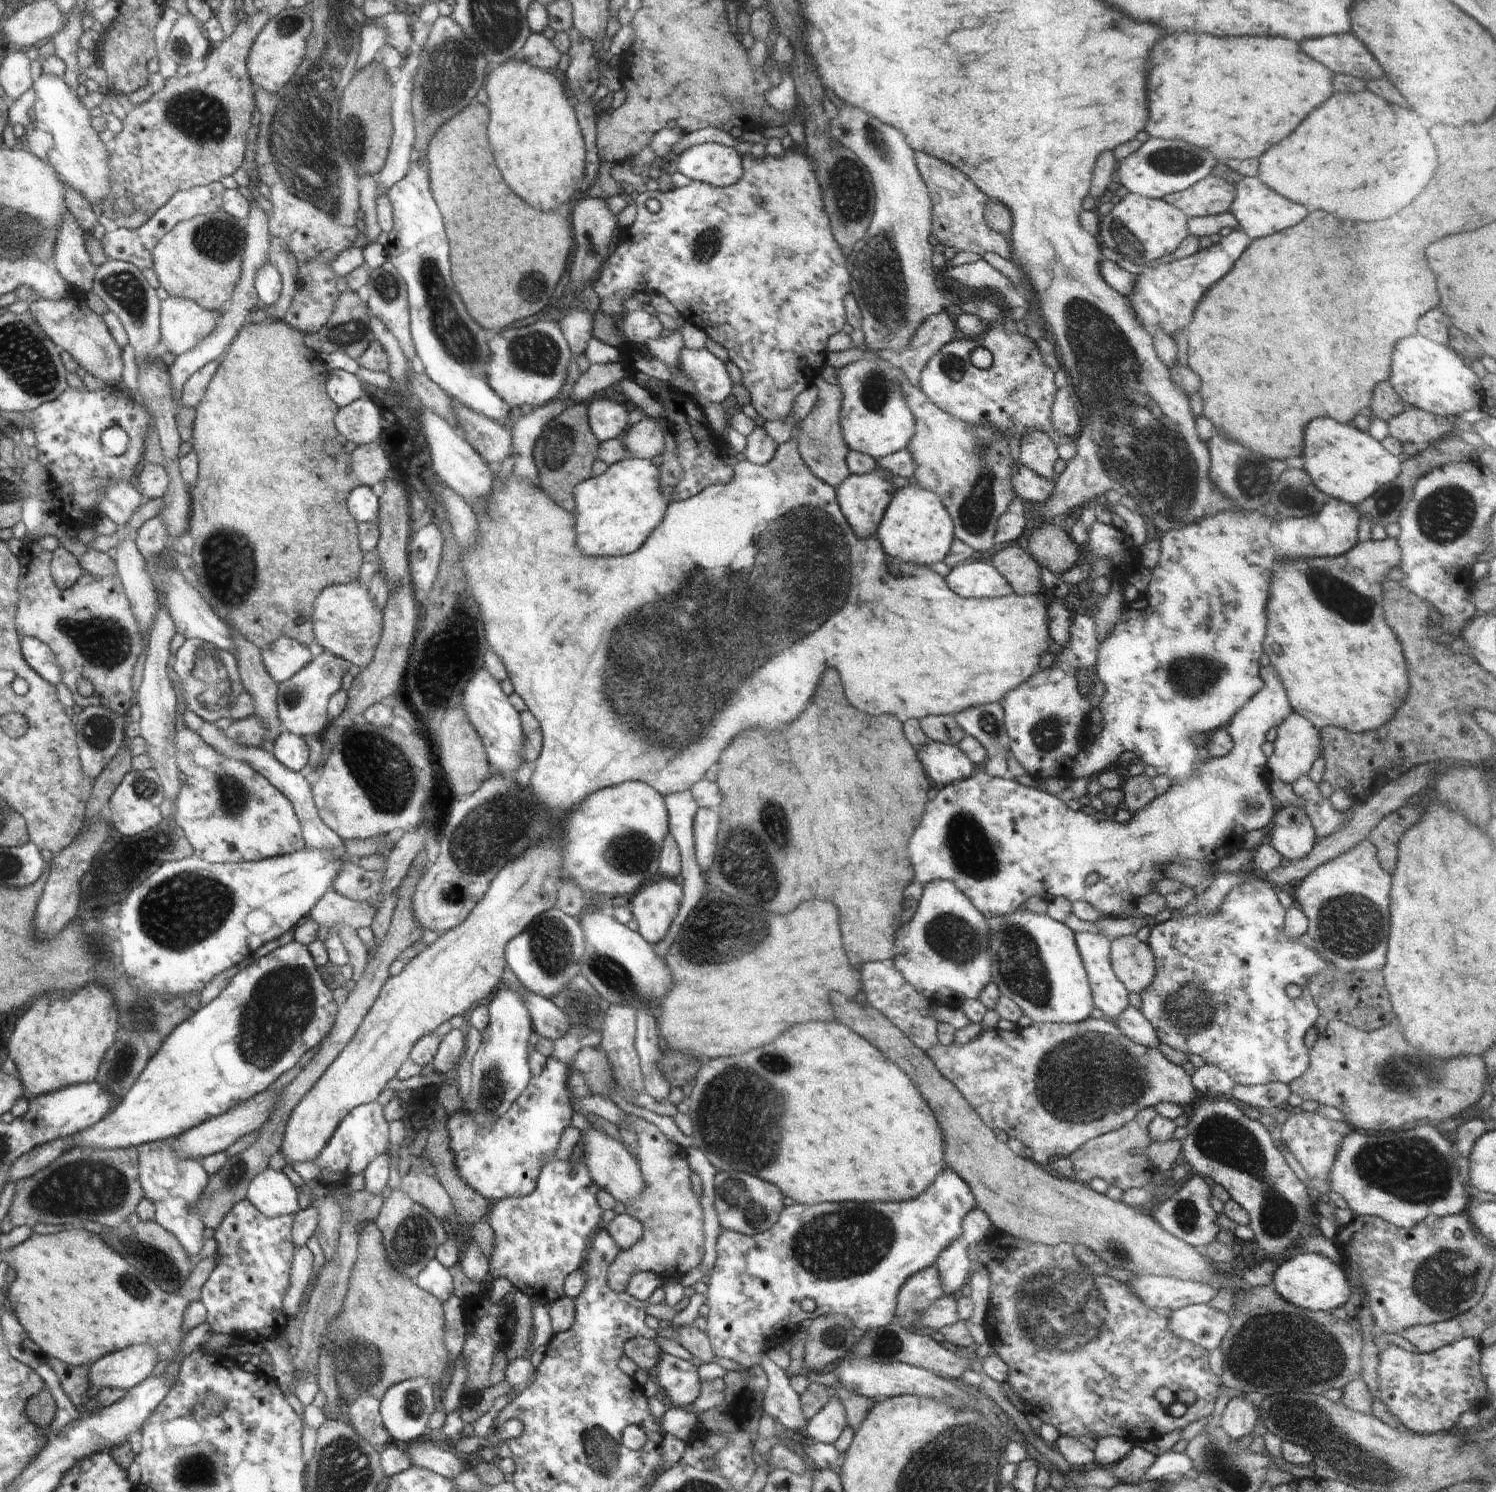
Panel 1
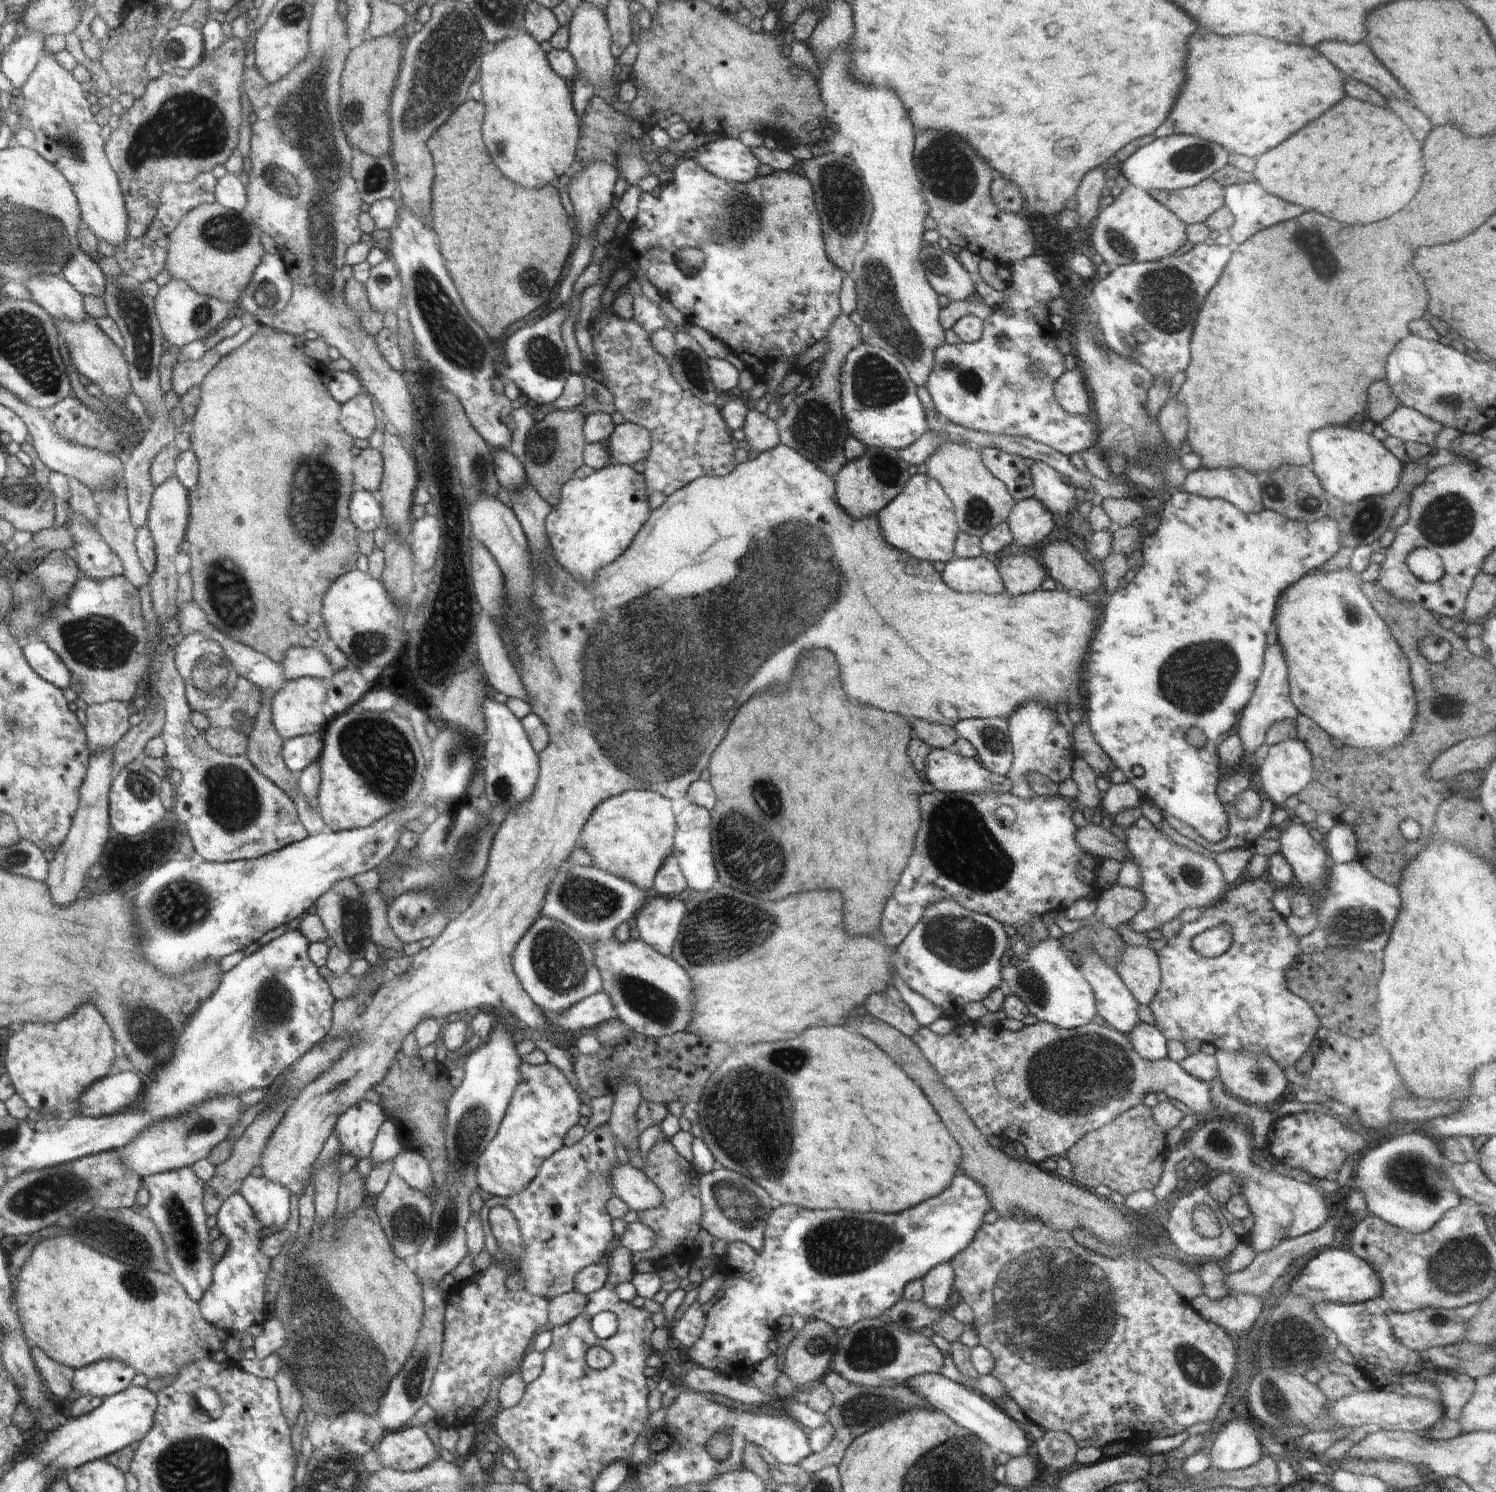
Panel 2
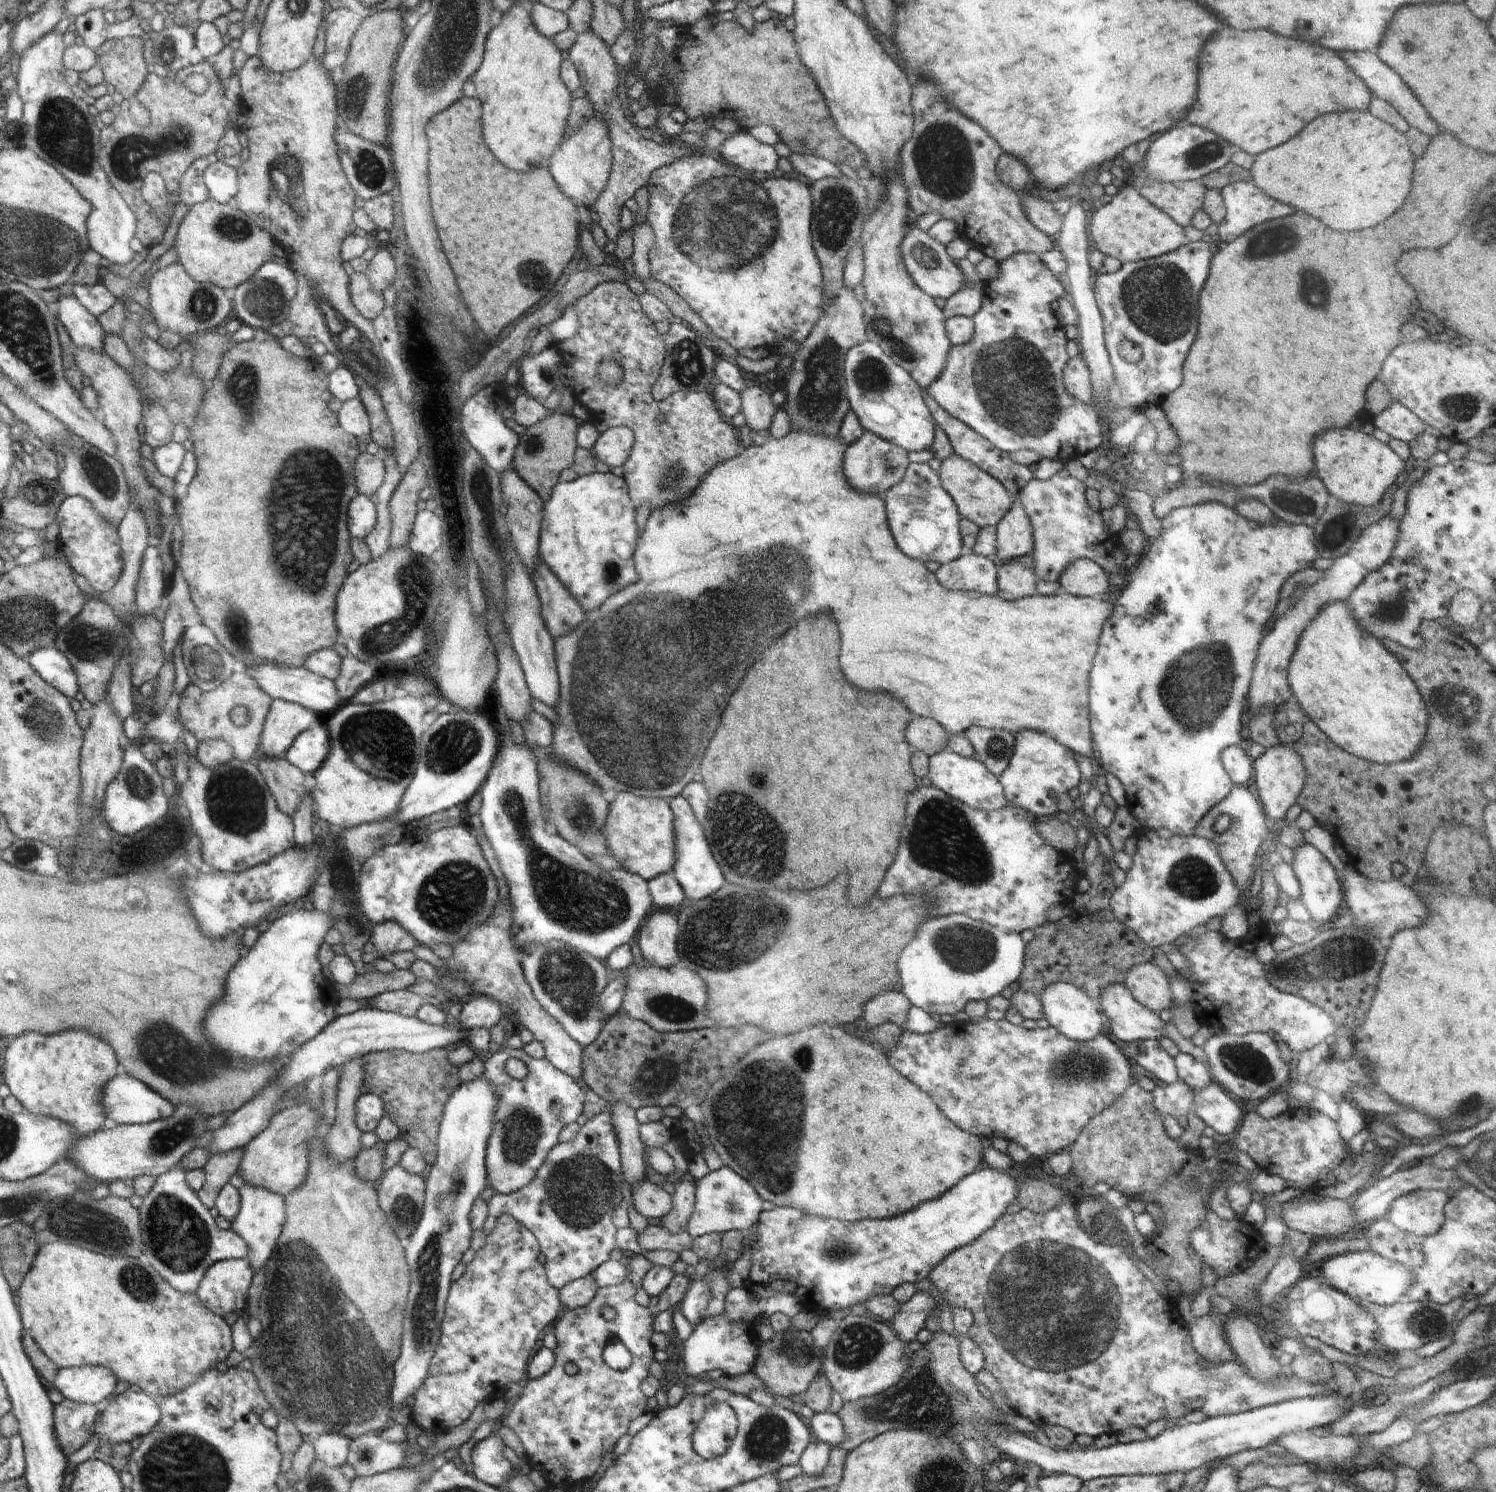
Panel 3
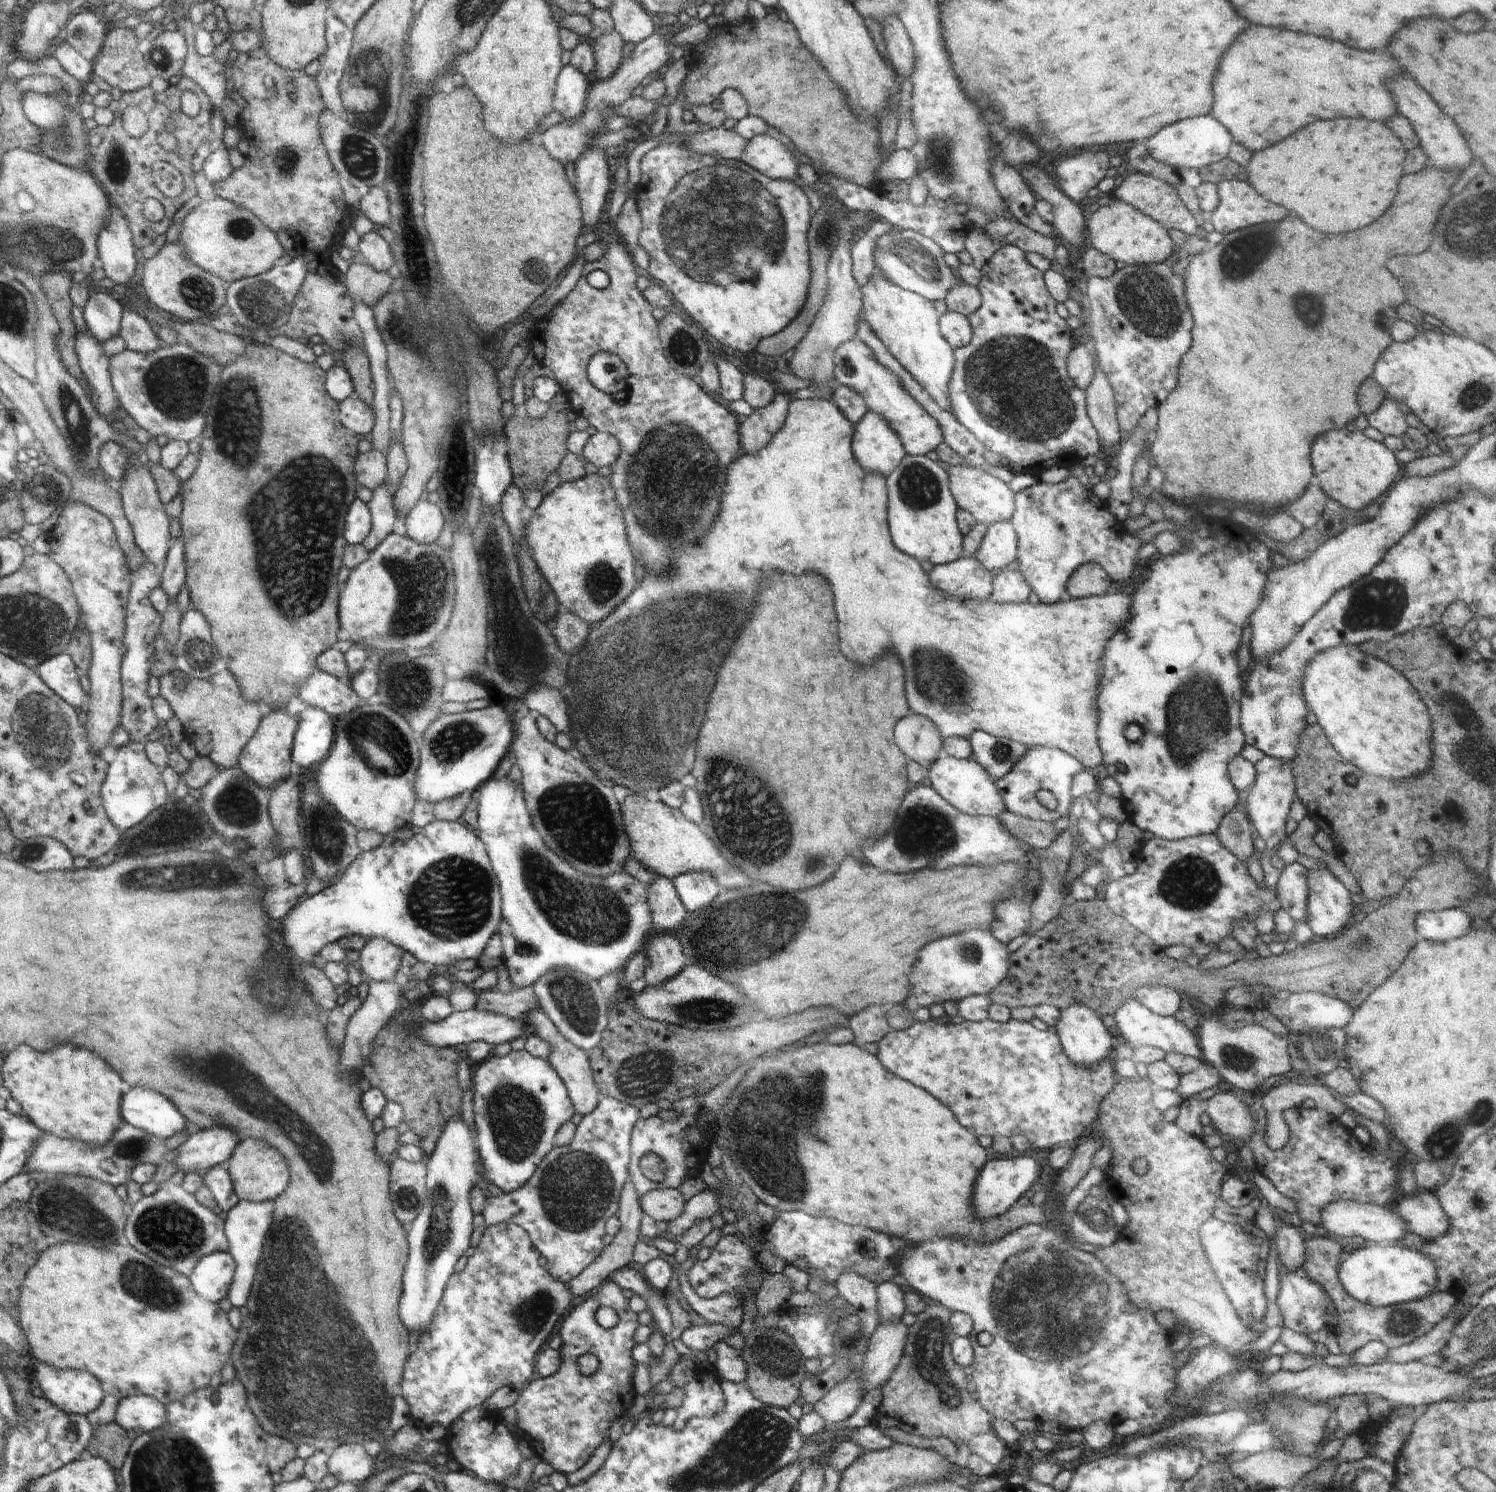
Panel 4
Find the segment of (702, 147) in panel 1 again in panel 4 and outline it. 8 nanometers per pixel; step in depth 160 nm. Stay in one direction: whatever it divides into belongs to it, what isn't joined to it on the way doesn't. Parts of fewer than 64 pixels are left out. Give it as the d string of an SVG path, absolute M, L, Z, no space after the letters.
M755 135L747 140L742 162L773 179L795 180L797 162L792 153L769 135Z

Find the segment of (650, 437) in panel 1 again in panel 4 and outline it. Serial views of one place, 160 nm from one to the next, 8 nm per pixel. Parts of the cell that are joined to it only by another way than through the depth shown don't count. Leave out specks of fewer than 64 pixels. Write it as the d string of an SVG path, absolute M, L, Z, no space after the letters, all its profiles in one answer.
M598 431L596 434L590 435L584 445L582 456L600 468L614 465L621 452L622 444L619 439L611 434Z

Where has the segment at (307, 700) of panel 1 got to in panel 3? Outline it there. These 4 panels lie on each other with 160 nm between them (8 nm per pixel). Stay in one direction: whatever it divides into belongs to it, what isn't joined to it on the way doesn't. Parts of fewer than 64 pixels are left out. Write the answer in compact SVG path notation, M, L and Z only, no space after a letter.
M273 699L266 715L259 750L271 757L283 756L300 733L310 728L316 712L282 699Z

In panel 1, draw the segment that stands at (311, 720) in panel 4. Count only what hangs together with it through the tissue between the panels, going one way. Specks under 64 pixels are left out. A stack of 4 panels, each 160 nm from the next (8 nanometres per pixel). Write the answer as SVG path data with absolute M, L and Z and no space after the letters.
M286 730L270 745L270 752L280 764L293 772L299 772L308 764L308 742Z

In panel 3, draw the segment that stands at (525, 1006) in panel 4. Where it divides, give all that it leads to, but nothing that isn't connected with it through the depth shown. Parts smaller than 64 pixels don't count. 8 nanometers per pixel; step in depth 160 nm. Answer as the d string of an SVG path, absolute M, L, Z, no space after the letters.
M476 995L464 999L458 1018L459 1025L464 1031L473 1028L487 1028L497 1024L504 1017L505 1011L501 1004L493 998Z

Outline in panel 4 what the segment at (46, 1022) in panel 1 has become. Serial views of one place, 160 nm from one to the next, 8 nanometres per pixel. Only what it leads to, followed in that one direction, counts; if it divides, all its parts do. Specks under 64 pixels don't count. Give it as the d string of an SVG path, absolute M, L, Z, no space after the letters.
M24 1044L6 1058L2 1074L3 1086L10 1091L11 1098L20 1104L24 1116L44 1133L52 1133L61 1139L106 1145L124 1121L120 1100L130 1086L106 1060L86 1048L68 1044L60 1046L60 1050L38 1052Z

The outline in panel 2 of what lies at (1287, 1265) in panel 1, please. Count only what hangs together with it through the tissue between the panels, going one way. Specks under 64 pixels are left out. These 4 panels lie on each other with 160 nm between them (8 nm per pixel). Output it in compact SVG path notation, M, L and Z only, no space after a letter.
M1331 1246L1308 1258L1302 1272L1292 1280L1292 1292L1319 1305L1351 1305L1372 1299L1379 1300L1382 1285L1379 1275L1367 1262L1344 1248L1336 1249Z

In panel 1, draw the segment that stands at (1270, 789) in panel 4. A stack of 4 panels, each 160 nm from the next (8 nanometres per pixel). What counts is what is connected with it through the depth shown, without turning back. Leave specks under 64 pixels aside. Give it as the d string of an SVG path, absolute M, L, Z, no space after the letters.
M1294 711L1278 727L1278 736L1272 744L1272 753L1267 758L1270 778L1280 780L1289 785L1297 779L1317 770L1323 760L1320 732L1305 717Z

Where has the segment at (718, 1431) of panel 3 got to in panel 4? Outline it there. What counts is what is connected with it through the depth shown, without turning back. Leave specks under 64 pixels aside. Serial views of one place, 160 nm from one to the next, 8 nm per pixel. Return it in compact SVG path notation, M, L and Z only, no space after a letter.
M706 1369L696 1370L693 1379L682 1390L685 1393L684 1402L677 1408L677 1416L672 1425L674 1430L684 1430L692 1417L709 1419L724 1410L725 1396L721 1383Z

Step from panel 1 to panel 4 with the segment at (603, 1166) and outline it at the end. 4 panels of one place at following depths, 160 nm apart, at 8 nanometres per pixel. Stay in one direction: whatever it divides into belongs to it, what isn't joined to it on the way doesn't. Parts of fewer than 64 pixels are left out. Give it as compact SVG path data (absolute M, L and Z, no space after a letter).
M654 1189L645 1192L639 1200L644 1214L656 1222L670 1222L680 1216L685 1205L682 1194L677 1189Z

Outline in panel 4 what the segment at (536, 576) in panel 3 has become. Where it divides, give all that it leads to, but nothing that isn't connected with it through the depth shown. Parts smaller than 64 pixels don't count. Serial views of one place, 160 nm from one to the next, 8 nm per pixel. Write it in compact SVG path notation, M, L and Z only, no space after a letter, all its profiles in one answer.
M561 609L552 619L550 628L558 646L568 656L573 655L585 643L590 632L587 622Z

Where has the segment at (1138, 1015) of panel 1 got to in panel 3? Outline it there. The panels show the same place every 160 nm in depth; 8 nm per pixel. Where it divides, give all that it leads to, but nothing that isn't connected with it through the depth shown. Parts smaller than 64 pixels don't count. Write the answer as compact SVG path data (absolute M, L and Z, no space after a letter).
M1156 1039L1126 1043L1122 1052L1130 1062L1138 1063L1152 1072L1160 1084L1173 1083L1179 1078L1175 1060L1160 1047Z

